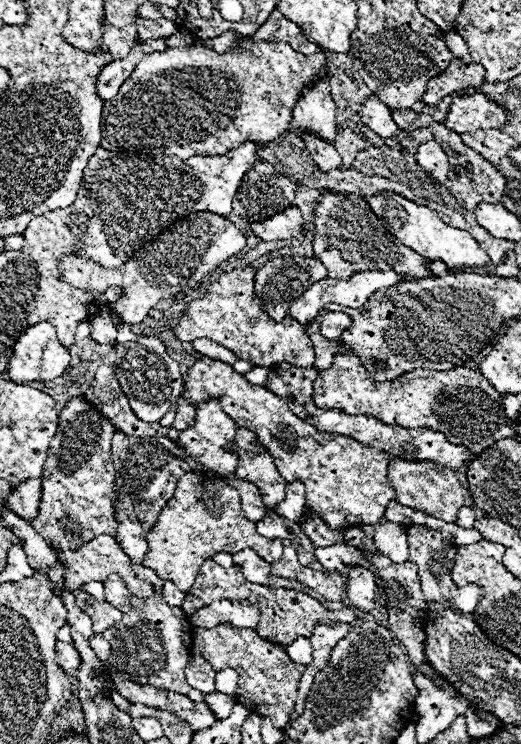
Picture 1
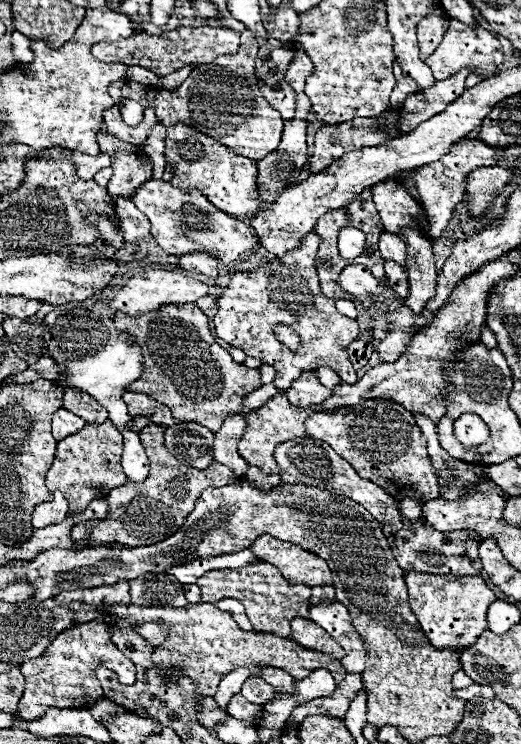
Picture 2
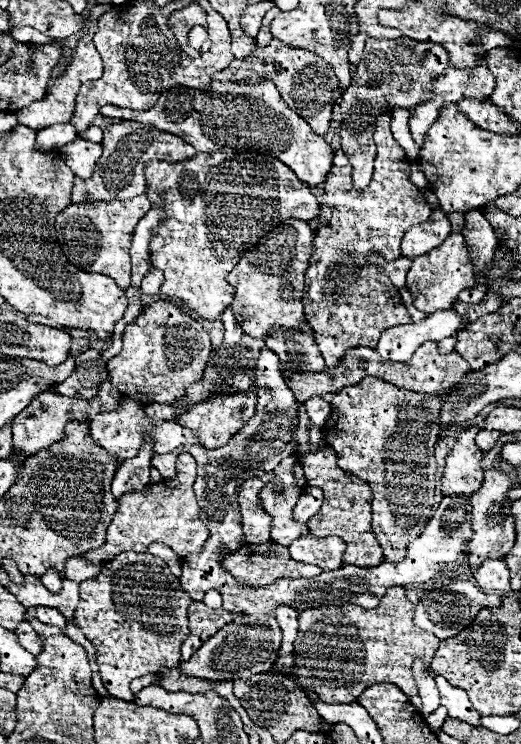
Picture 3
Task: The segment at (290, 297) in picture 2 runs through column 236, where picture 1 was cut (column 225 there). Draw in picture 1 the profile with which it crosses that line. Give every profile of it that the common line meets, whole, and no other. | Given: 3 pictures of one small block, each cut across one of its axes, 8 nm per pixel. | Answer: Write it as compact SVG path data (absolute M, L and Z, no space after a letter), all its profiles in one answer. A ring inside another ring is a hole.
M252 266L220 274L218 280L208 286L202 298L192 300L188 304L182 318L174 326L174 334L182 342L192 342L196 338L210 338L226 346L238 358L248 360L260 368L270 368L280 362L288 362L302 368L314 366L312 342L304 334L302 326L290 316L286 316L282 322L274 322L258 304L254 294L254 274L256 270Z

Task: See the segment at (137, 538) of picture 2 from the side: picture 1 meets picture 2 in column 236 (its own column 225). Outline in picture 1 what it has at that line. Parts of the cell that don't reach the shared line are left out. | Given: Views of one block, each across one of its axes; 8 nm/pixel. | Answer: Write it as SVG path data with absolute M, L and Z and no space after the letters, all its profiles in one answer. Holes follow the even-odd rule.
M234 474L230 476L222 476L230 486L234 486L238 492L240 492L240 498L242 498L242 510L244 510L244 516L252 522L258 522L264 518L264 502L262 502L262 496L260 496L260 490L246 482L246 480L240 480L236 478Z

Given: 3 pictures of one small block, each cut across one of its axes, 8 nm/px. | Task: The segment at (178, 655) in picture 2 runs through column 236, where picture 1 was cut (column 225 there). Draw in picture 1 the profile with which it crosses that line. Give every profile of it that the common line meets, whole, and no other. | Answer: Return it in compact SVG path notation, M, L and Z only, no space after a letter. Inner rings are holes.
M218 624L210 630L194 628L192 644L194 650L200 652L216 672L224 668L234 668L238 672L236 700L242 706L250 708L250 712L254 714L270 718L276 728L284 728L288 724L304 666L294 664L282 646L270 644L268 640L260 638L252 628L230 628L228 624Z

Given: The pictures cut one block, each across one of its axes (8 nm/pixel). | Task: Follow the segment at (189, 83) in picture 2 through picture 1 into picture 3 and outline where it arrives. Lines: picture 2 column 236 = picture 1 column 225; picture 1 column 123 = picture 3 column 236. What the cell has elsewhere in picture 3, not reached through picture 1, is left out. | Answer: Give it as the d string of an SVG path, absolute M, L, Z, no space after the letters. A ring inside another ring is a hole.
M268 78L256 86L214 80L208 90L166 90L154 108L146 112L102 106L100 114L118 120L142 122L162 132L170 132L192 144L198 152L232 152L236 148L248 148L252 152L274 156L290 166L296 176L310 186L322 184L332 168L334 150L330 144L326 144L324 138L306 124L306 120L286 106L280 92Z

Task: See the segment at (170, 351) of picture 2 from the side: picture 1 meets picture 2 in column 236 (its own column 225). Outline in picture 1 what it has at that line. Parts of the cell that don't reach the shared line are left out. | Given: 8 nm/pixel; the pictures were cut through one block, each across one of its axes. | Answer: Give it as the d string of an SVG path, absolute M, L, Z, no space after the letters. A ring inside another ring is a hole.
M200 356L186 376L182 398L196 406L210 396L220 398L224 412L256 434L262 446L274 456L278 472L282 472L286 482L300 480L306 486L306 506L320 514L328 528L372 526L382 520L388 502L394 500L394 490L386 478L390 454L368 448L350 436L318 432L318 428L294 416L280 396L268 392L264 386L248 384L230 364Z

